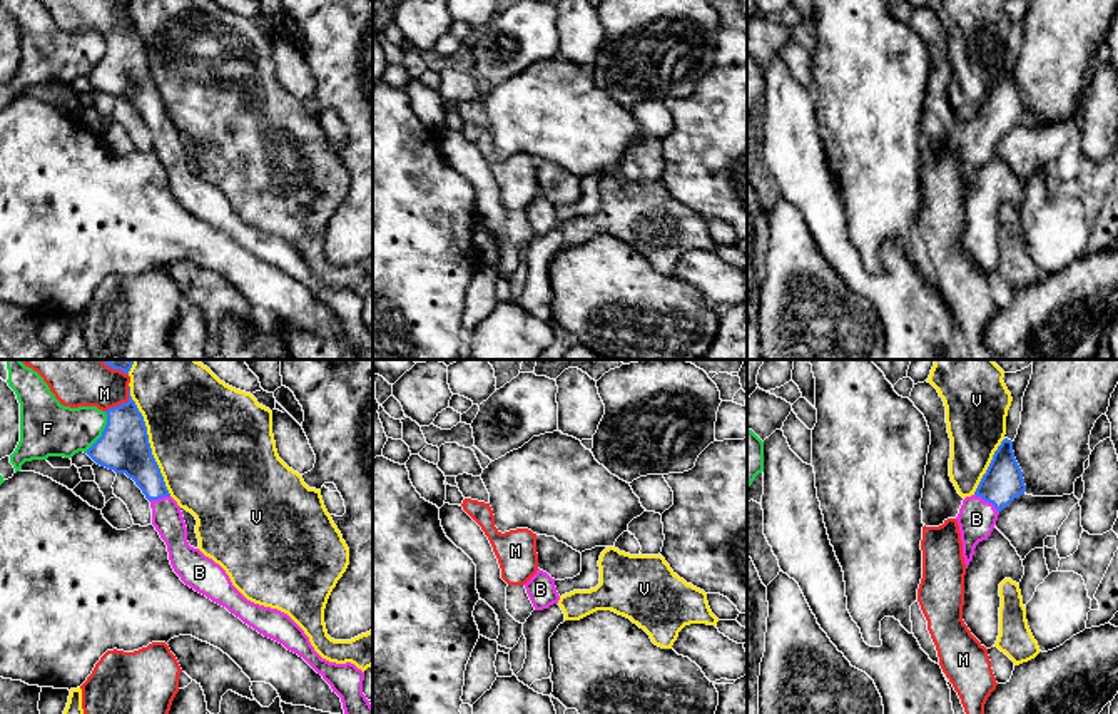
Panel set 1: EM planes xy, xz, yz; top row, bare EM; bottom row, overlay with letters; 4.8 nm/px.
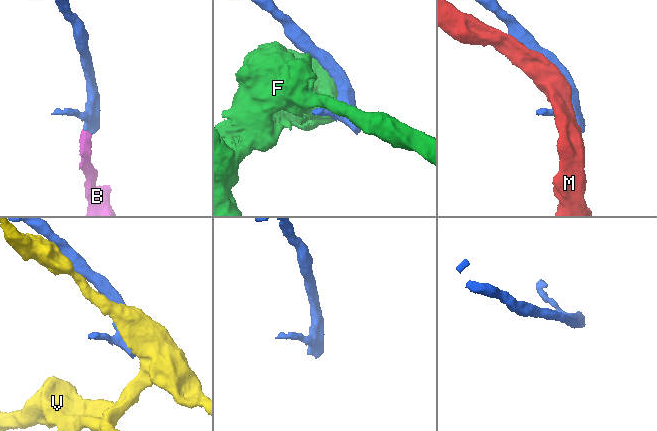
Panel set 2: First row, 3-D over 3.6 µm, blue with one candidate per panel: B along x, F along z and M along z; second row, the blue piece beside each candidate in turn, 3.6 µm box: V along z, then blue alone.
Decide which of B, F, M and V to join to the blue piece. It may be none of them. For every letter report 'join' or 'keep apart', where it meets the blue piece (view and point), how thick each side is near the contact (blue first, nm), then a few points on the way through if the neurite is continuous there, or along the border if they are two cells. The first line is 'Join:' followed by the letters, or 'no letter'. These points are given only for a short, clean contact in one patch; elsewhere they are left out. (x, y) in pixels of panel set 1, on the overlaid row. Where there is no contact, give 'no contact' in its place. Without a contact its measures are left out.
Join: B
B: join; contact yz (988, 500); calibres 200 and 190 nm
F: keep apart; contact xy (102, 432); calibres 240 and 260 nm; border xy (106, 412), (102, 433), (84, 452)
M: keep apart; contact xy (122, 403); calibres 240 and 280 nm
V: keep apart; contact xy (147, 440); calibres 240 and 480 nm

